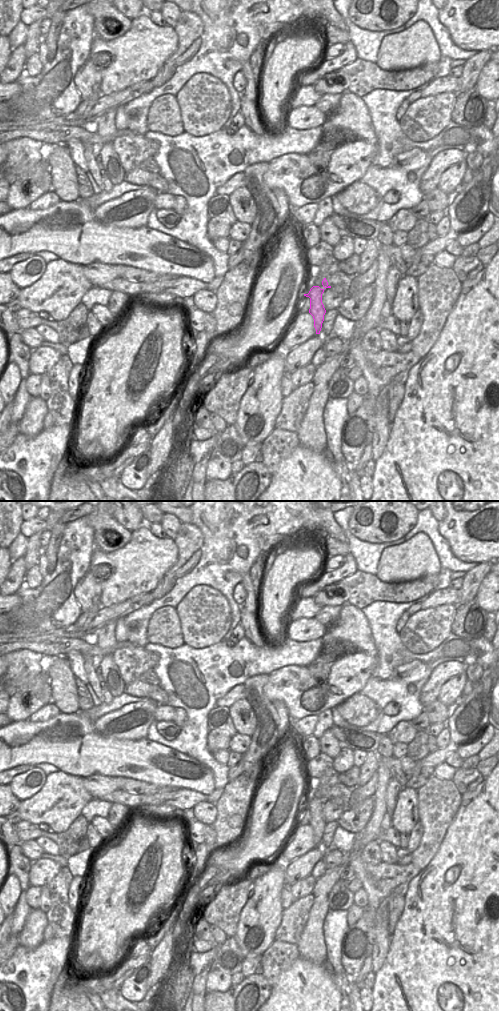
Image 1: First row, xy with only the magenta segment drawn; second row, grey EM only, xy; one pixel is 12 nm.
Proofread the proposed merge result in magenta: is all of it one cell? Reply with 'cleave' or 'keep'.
keep

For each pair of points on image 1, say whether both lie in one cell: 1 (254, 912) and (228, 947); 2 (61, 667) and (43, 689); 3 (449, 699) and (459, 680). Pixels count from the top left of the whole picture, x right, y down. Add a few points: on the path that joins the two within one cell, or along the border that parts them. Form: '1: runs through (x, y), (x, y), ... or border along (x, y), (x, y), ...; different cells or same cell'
1: border along (233, 937), (243, 958); different cells
2: border along (43, 672), (49, 678), (52, 701); different cells
3: runs through (449, 694), (449, 691), (455, 685); same cell

